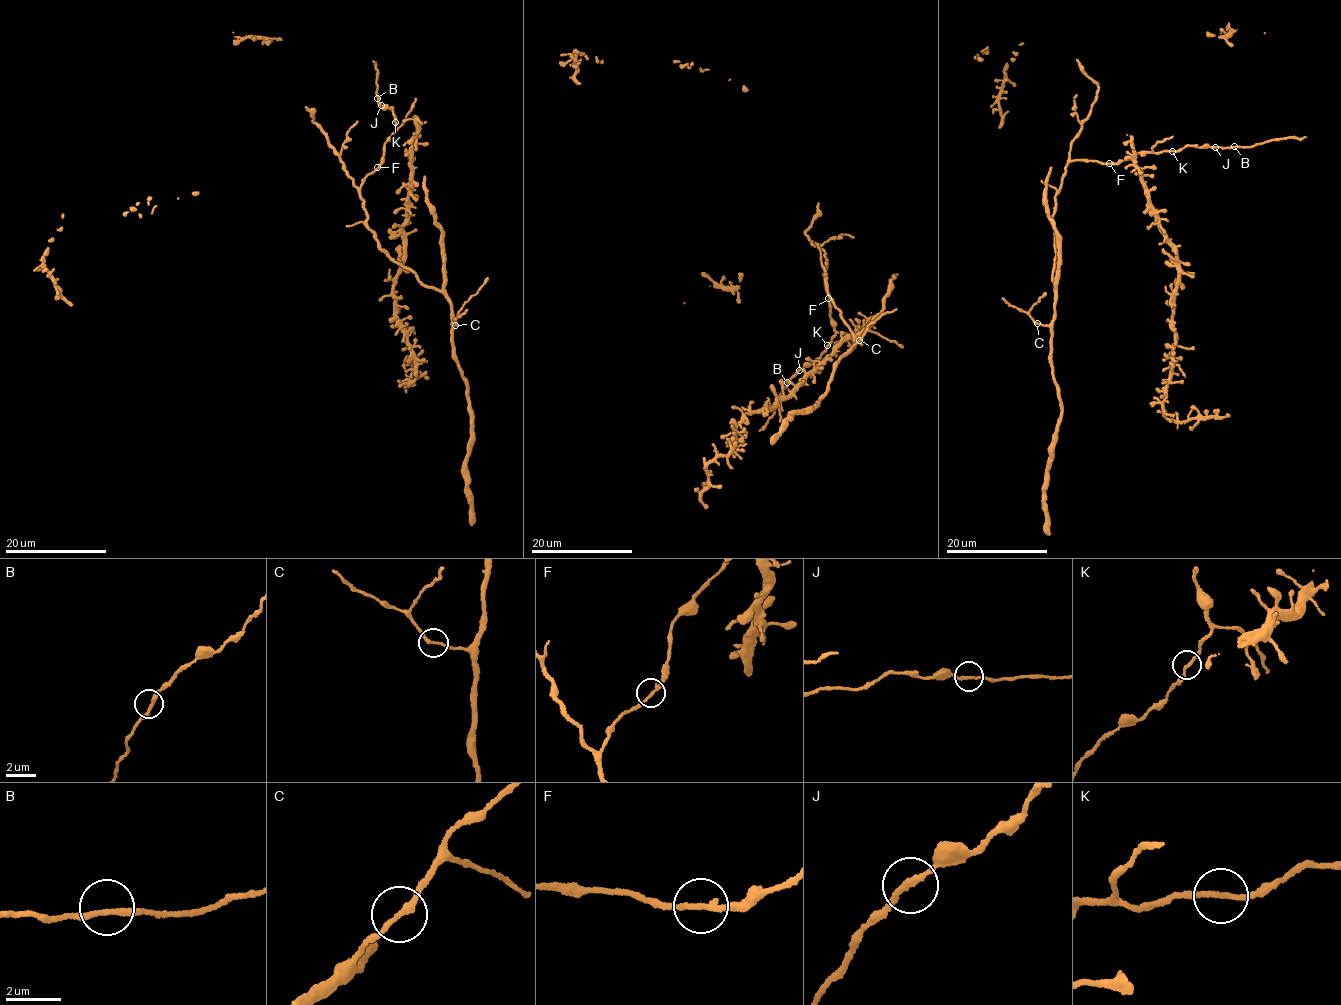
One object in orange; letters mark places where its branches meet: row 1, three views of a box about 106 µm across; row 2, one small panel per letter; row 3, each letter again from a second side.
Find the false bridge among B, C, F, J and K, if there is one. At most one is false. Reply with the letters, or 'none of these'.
none of these

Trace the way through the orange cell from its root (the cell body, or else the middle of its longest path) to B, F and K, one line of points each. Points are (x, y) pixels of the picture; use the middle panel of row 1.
B: (825, 259), (825, 289), (835, 336), (820, 357), (787, 382)
F: (825, 259), (825, 289), (828, 298)
K: (825, 259), (825, 289), (828, 294), (830, 323), (835, 331), (827, 345)

